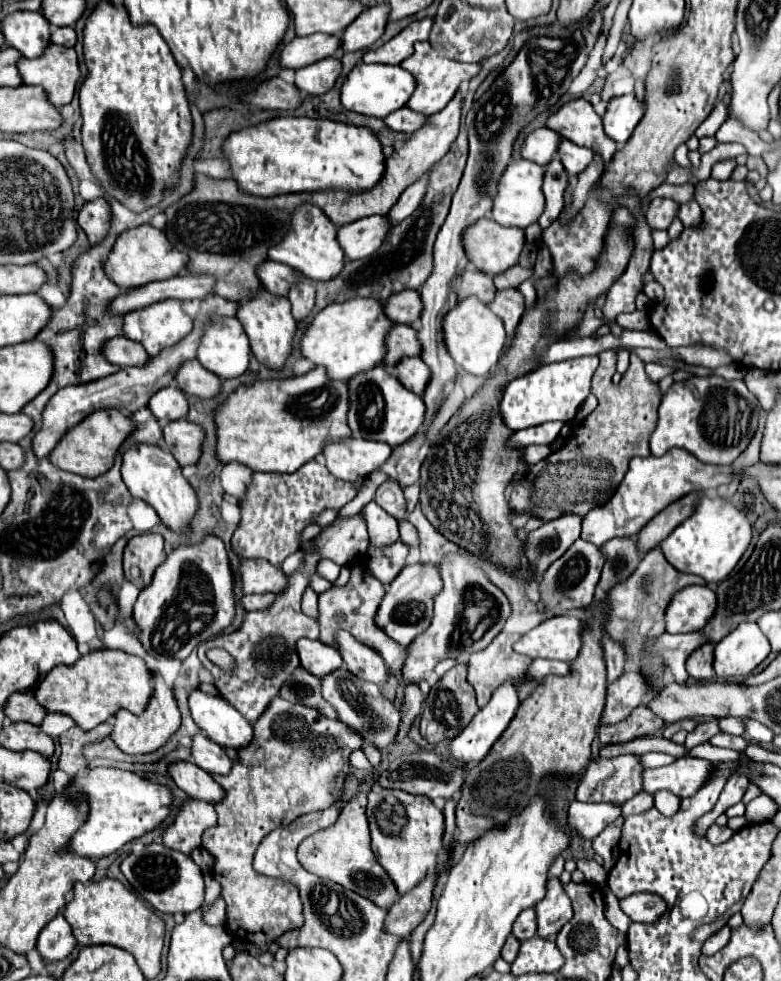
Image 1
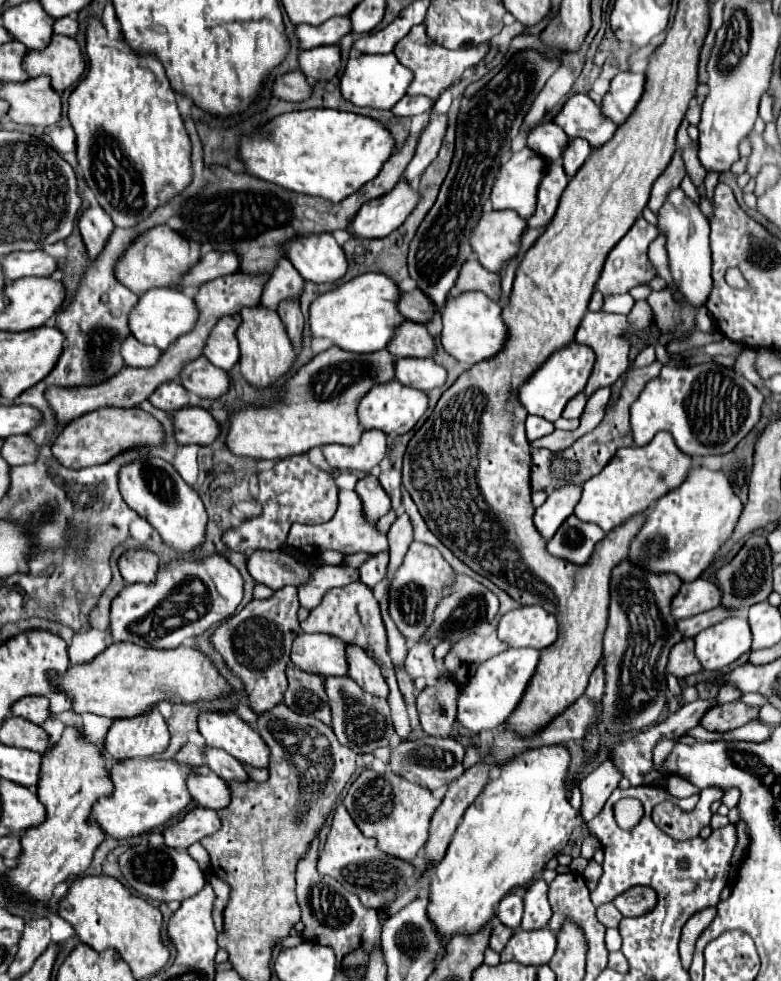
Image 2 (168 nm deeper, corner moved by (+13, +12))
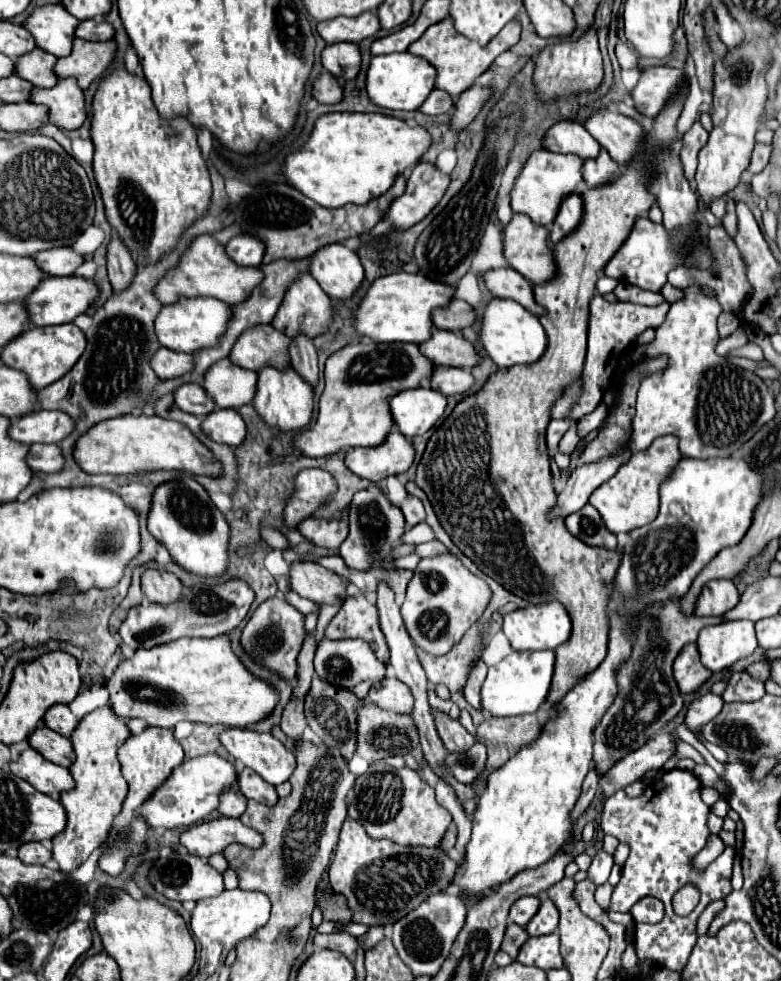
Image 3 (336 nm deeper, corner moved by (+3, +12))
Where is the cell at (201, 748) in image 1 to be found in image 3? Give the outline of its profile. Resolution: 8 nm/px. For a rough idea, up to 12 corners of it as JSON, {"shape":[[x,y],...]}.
{"shape":[[252,769],[238,771],[240,791],[254,801],[274,805],[278,793]]}

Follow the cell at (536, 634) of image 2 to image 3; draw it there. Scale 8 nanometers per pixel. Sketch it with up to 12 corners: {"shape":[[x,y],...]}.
{"shape":[[562,603],[504,615],[514,651],[556,649],[570,637]]}

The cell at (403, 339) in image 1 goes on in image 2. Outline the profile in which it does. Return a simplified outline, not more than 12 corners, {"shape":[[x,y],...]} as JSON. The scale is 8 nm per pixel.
{"shape":[[404,321],[388,343],[396,357],[432,357],[424,323]]}

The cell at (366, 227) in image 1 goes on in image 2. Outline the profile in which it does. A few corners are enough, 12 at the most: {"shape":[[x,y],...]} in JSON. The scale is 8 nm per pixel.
{"shape":[[402,177],[362,205],[350,235],[386,237],[406,221],[420,193]]}

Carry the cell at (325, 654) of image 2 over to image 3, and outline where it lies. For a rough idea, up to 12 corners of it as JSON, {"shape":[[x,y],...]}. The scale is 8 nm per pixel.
{"shape":[[322,639],[314,669],[360,699],[386,667],[360,639]]}

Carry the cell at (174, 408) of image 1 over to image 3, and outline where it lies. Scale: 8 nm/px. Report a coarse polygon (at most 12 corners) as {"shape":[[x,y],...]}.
{"shape":[[196,383],[174,391],[182,411],[204,417],[216,407],[212,397]]}

